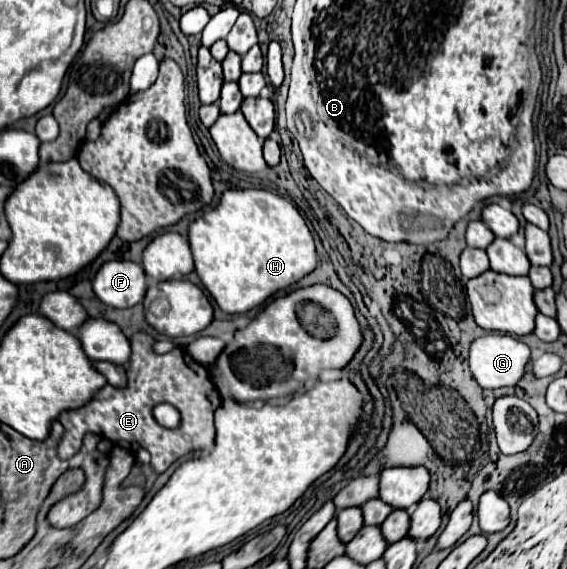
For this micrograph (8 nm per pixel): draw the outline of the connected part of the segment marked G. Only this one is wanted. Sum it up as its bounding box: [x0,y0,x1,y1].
[470,334,532,390]

